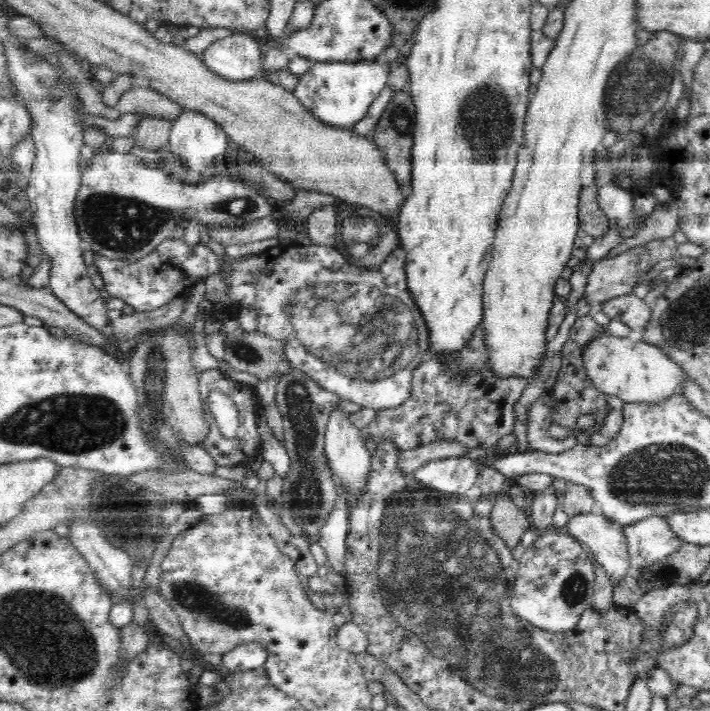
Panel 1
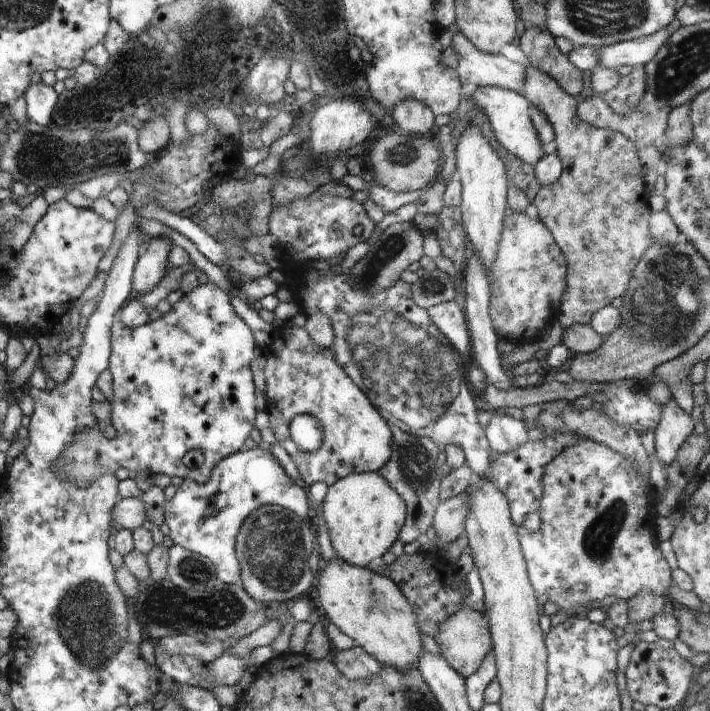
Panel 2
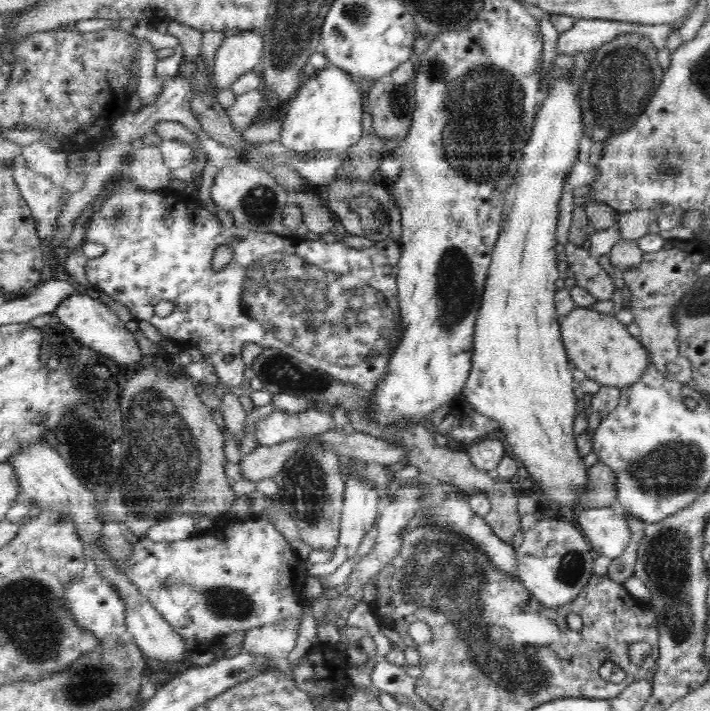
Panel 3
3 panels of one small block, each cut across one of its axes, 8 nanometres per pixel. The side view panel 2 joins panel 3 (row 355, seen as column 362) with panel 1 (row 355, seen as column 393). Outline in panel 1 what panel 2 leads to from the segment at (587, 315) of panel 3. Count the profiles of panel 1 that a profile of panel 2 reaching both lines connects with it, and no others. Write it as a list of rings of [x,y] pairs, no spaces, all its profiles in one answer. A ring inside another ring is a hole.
[[[606,328],[606,333],[592,339],[583,350],[583,363],[587,371],[588,378],[594,384],[594,387],[604,395],[614,395],[624,403],[662,404],[664,400],[672,398],[674,394],[682,394],[684,386],[684,371],[678,366],[663,350],[657,346],[652,346],[644,340],[632,342],[625,334],[614,334]]]

